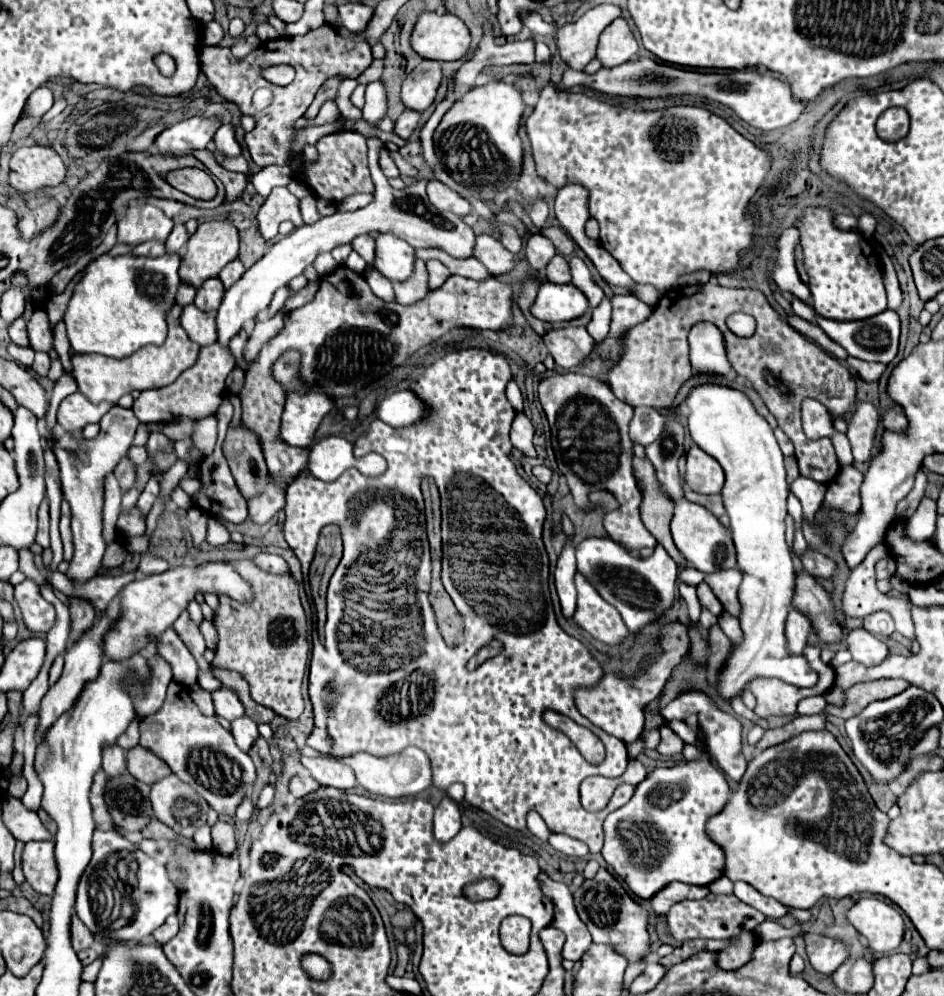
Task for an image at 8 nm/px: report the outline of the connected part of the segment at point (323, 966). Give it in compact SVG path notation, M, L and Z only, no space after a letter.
M318 955L306 957L306 959L302 961L302 965L304 965L304 969L306 969L314 979L324 979L324 977L330 973L328 961L322 959L322 957L318 957Z

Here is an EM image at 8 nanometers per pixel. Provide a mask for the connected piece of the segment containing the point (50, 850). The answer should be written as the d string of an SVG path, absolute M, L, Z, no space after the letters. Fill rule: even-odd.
M30 841L22 853L22 869L26 881L32 885L36 893L52 895L52 887L56 887L56 859L54 859L54 841Z

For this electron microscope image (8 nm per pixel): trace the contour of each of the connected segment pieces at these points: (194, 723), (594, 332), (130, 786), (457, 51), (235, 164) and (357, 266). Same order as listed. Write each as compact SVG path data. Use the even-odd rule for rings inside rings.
M176 681L168 685L164 707L160 707L156 715L148 715L140 721L140 747L156 753L158 759L162 759L184 783L192 785L222 819L234 815L256 779L252 759L248 753L240 751L232 733L226 731L216 717L204 717L192 701L188 687Z
M604 297L604 301L592 309L592 321L586 325L588 333L594 337L594 341L602 341L610 331L610 299Z
M128 771L116 777L108 777L104 787L104 803L116 827L126 831L140 831L146 823L150 823L154 811L150 807L148 793L150 787L134 779Z
M430 11L430 13L422 13L418 17L412 37L410 37L410 43L412 43L412 49L424 59L456 61L456 59L462 59L470 47L470 31L464 25L464 21L458 19L456 15L450 15L450 13L438 15L438 13Z
M214 153L214 155L218 159L218 163L224 165L226 169L230 169L230 171L242 171L242 173L248 175L248 163L246 163L246 159L242 155L232 157L232 159L224 159L224 155L220 155L220 153Z
M350 253L348 255L348 259L346 259L346 263L344 263L348 269L352 269L352 271L356 271L356 273L364 273L366 271L366 267L368 267L368 263L358 255L358 253Z

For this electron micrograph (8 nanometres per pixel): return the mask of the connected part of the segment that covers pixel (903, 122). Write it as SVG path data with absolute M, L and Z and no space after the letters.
M888 109L878 117L876 131L884 141L896 141L902 139L908 133L910 127L910 117L904 109Z

